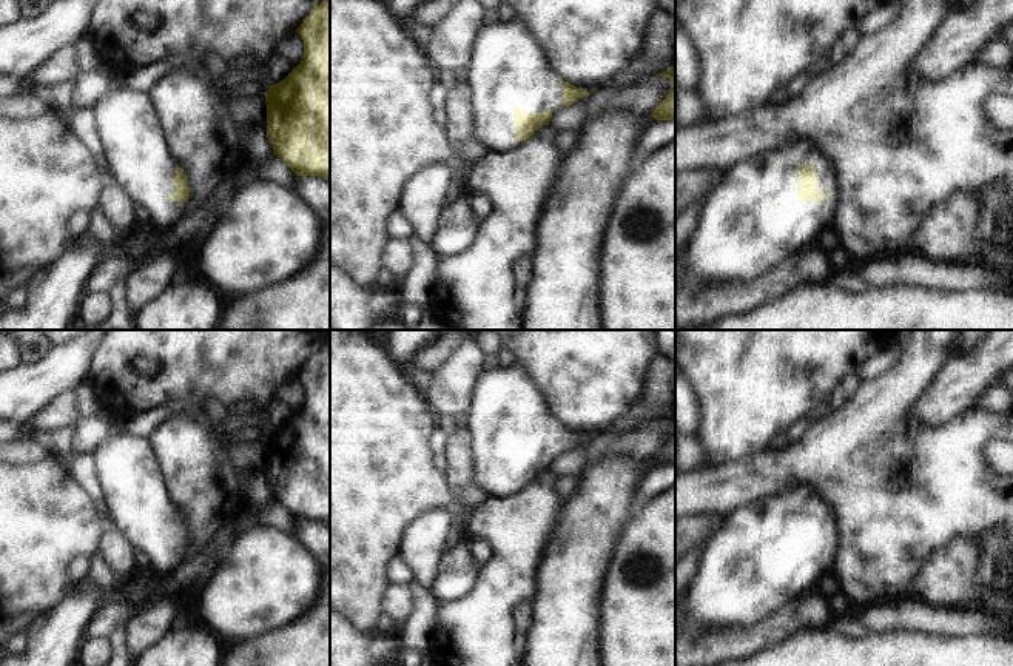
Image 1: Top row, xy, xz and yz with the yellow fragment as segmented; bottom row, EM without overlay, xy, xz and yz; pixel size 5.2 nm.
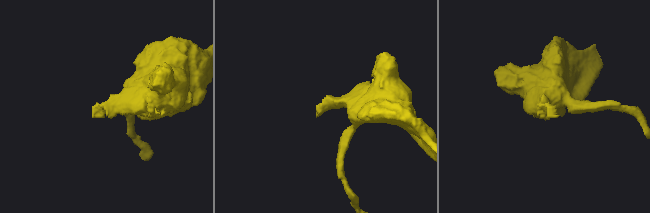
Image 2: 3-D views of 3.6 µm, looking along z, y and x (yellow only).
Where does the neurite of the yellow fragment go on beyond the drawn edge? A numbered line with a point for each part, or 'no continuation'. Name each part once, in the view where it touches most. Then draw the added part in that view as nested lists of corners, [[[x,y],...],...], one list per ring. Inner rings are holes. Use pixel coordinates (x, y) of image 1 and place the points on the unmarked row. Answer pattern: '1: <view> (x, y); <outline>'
1: yz (753, 566); [[[800,484],[762,498],[728,515],[708,541],[697,572],[686,590],[686,627],[749,627],[777,612],[788,601],[816,590],[819,580],[834,574],[839,527],[828,500],[809,484]],[[797,513],[816,513],[819,538],[831,543],[802,547],[797,541]]]

